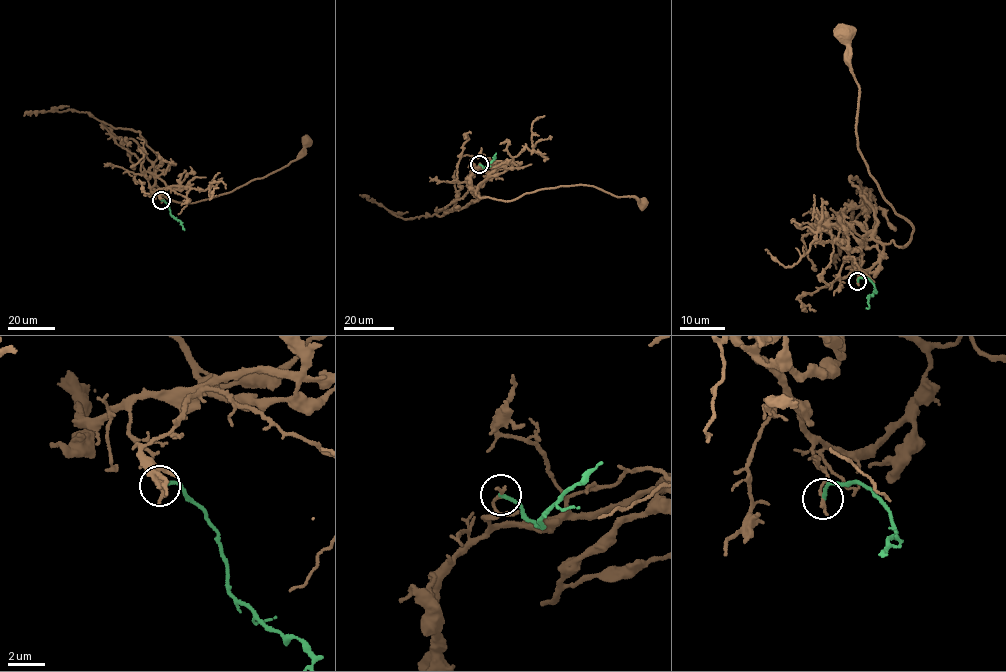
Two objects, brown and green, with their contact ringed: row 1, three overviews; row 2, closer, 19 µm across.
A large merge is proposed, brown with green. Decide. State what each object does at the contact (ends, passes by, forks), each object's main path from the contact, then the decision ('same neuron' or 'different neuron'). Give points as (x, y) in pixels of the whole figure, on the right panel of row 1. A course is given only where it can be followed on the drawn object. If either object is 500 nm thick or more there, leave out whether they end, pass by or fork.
brown ends; green ends; course brown (858, 281), (856, 268), (869, 268), (891, 241), (904, 246), (913, 228), (859, 152), (859, 92), (840, 33); course green (858, 281), (864, 277), (874, 285), (874, 292), (868, 298), (869, 307), (865, 308); different neuron

